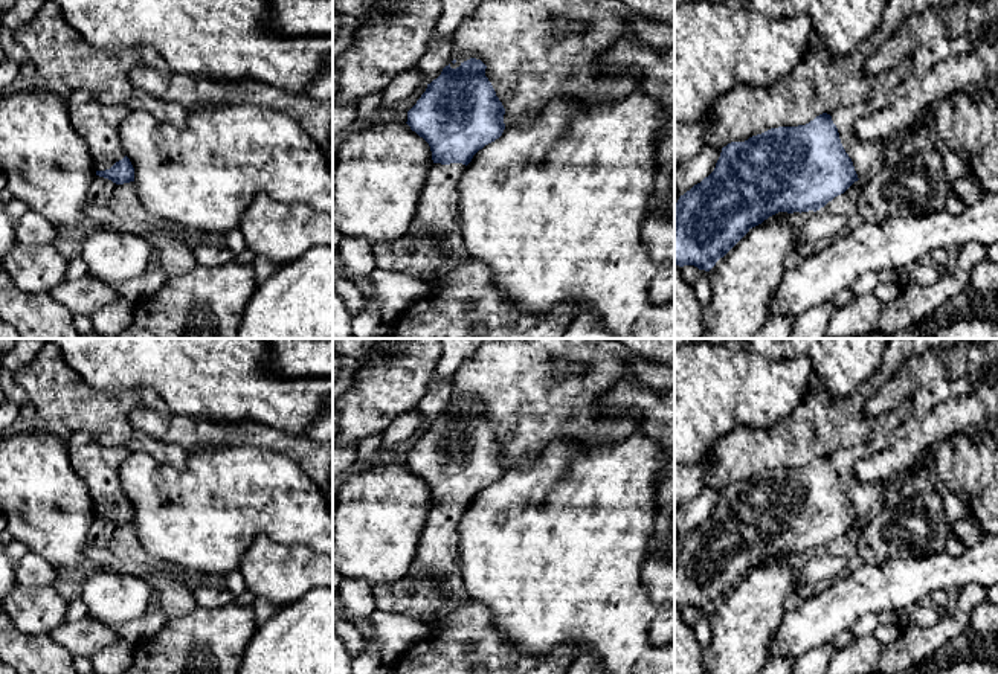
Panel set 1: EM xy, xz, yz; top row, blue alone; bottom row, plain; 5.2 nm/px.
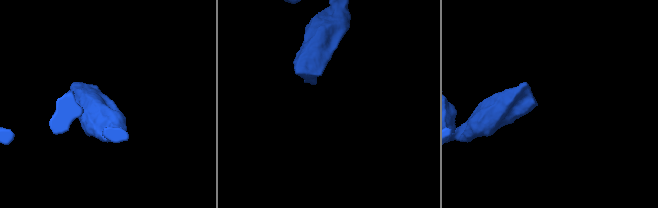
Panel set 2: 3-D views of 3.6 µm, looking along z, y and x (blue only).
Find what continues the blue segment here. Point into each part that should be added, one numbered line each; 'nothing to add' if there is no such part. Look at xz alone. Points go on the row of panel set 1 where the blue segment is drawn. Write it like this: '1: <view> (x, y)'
1: xz (437, 212)

